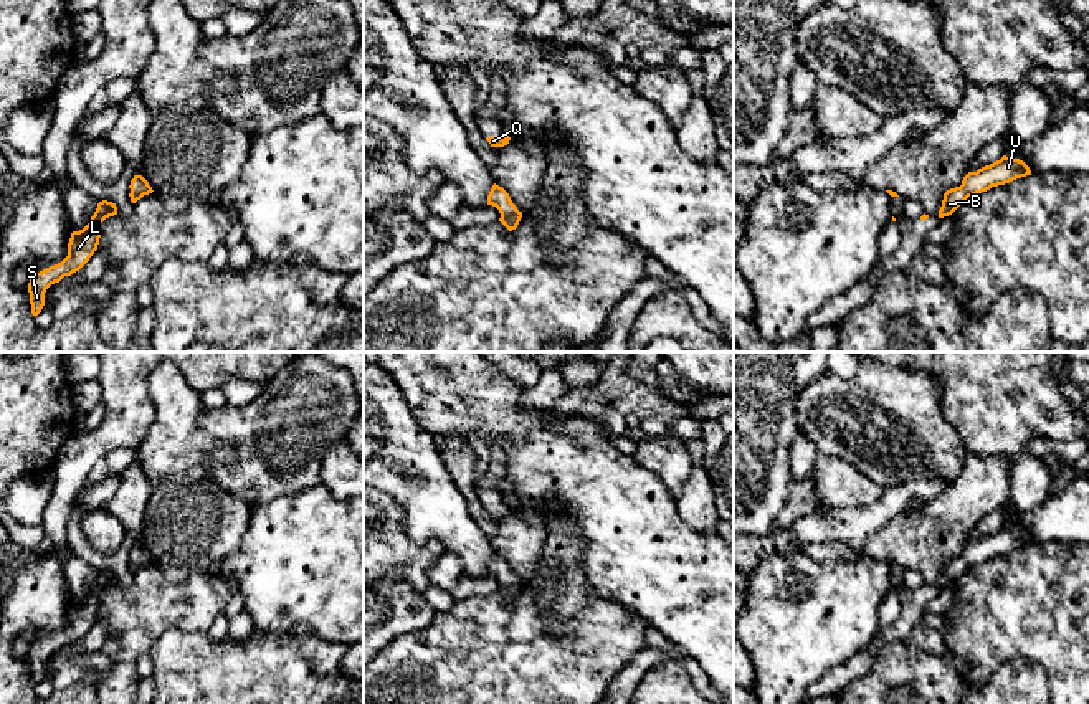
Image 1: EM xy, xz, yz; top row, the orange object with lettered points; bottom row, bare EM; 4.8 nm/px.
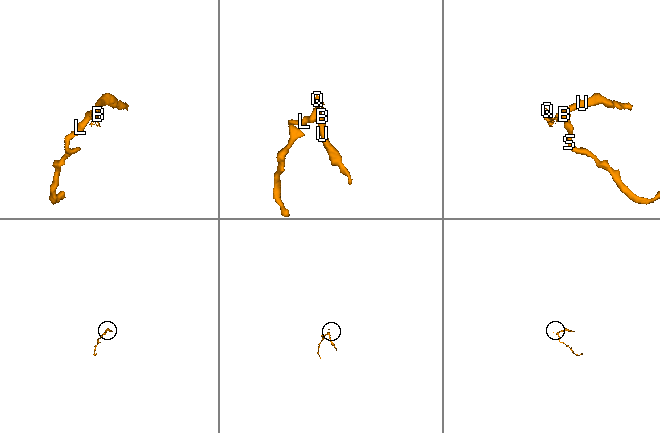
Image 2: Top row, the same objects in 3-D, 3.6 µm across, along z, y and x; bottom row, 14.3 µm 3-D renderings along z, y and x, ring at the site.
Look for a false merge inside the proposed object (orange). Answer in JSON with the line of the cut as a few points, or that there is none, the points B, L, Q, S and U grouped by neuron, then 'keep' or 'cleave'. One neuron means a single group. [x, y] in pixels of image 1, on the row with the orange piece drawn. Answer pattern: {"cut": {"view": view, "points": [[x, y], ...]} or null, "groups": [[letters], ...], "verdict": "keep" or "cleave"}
{"cut": null, "groups": [["B", "L", "Q", "S", "U"]], "verdict": "keep"}

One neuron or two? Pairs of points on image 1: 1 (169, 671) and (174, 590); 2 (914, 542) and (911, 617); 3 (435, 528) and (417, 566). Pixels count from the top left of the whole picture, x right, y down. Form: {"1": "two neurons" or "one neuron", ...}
{"1": "two neurons", "2": "two neurons", "3": "two neurons"}

